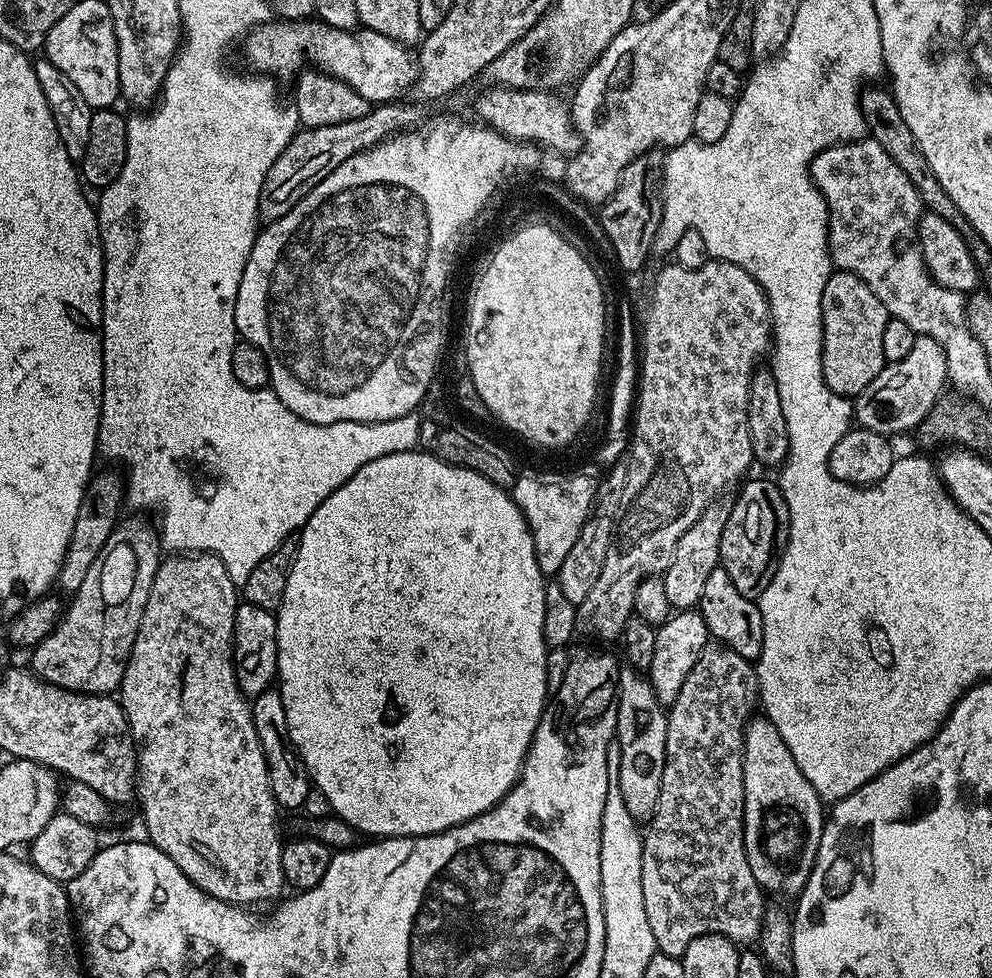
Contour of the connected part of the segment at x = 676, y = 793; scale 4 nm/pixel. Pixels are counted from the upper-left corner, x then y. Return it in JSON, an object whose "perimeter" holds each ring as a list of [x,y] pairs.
{"perimeter":[[[701,659],[696,671],[688,675],[688,682],[678,690],[678,698],[667,709],[668,737],[666,738],[666,766],[662,770],[662,790],[658,790],[658,806],[652,816],[652,829],[643,833],[644,849],[642,850],[642,898],[646,902],[646,919],[650,922],[650,931],[654,933],[657,952],[667,956],[683,957],[686,946],[704,934],[722,934],[734,941],[737,946],[752,946],[759,941],[760,931],[764,925],[766,911],[765,893],[758,886],[754,874],[750,874],[750,862],[746,862],[744,849],[744,728],[758,704],[758,685],[756,669],[748,666],[745,672],[736,672],[732,676],[732,684],[728,684],[728,676],[718,661]]]}

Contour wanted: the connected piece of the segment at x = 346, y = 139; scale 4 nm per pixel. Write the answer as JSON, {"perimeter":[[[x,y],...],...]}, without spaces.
{"perimeter":[[[389,102],[373,107],[362,118],[354,118],[354,122],[337,122],[335,126],[317,128],[301,127],[286,150],[278,154],[278,162],[270,166],[266,182],[262,182],[262,194],[258,198],[260,220],[275,222],[282,219],[291,208],[298,206],[298,202],[302,202],[302,198],[306,198],[306,194],[310,194],[310,190],[314,190],[314,186],[318,186],[318,182],[322,182],[322,178],[338,170],[342,162],[375,144],[381,144],[397,132],[406,132],[423,125],[424,112],[420,109],[423,107],[416,102],[404,103]]]}

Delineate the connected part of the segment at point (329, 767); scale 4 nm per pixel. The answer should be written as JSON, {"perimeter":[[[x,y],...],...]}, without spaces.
{"perimeter":[[[428,450],[386,454],[382,458],[374,458],[374,462],[366,462],[366,466],[362,466],[362,470],[358,470],[358,474],[354,474],[338,490],[331,492],[322,502],[322,506],[318,506],[318,510],[314,510],[314,514],[310,514],[310,518],[298,533],[296,554],[286,582],[286,594],[275,613],[276,633],[278,634],[278,666],[276,667],[278,691],[282,698],[282,706],[286,706],[286,726],[292,739],[292,747],[295,748],[301,762],[306,766],[308,779],[318,790],[322,790],[322,794],[326,794],[333,813],[349,824],[357,834],[364,835],[365,832],[368,835],[365,837],[368,838],[387,838],[390,836],[429,836],[439,832],[449,832],[454,826],[465,824],[468,820],[473,820],[476,816],[481,816],[486,810],[490,810],[516,785],[524,767],[524,759],[528,757],[528,747],[532,745],[532,739],[538,730],[538,722],[542,718],[544,709],[550,699],[548,683],[546,682],[546,662],[548,661],[549,647],[547,642],[544,641],[544,623],[546,622],[545,587],[546,578],[538,570],[538,558],[534,554],[534,538],[530,534],[522,510],[513,502],[511,495],[505,489],[499,488],[494,482],[490,482],[490,478],[486,478],[469,468],[459,468],[453,464],[447,464]]]}

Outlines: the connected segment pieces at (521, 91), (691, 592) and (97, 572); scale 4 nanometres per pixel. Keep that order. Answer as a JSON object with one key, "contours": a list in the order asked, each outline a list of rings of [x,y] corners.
{"contours":[[[[488,86],[476,100],[476,112],[483,123],[508,136],[529,144],[553,148],[556,152],[575,154],[580,150],[580,133],[572,124],[572,114],[567,103],[552,100],[553,93],[535,88],[498,88]]],[[[728,494],[721,495],[708,503],[704,513],[682,534],[680,541],[676,543],[676,549],[672,555],[672,561],[662,573],[662,579],[666,586],[666,599],[670,601],[673,610],[692,610],[699,605],[702,598],[702,589],[710,574],[720,567],[720,547],[722,546],[722,530],[726,530],[726,518],[730,518],[733,497]]],[[[128,520],[125,522],[117,523],[113,532],[106,540],[106,544],[102,546],[97,558],[90,565],[90,570],[86,573],[86,578],[83,579],[82,584],[78,586],[76,592],[71,593],[69,602],[67,601],[66,607],[63,609],[63,615],[60,617],[53,632],[46,637],[40,644],[31,649],[32,665],[31,671],[35,673],[40,680],[53,684],[56,687],[65,688],[67,691],[82,692],[82,693],[103,693],[112,694],[117,691],[124,677],[124,671],[128,665],[130,658],[130,650],[134,650],[134,638],[138,634],[138,622],[142,622],[142,614],[146,610],[146,598],[150,598],[150,586],[156,577],[156,571],[162,559],[162,545],[157,529],[152,528],[144,520]]]]}

